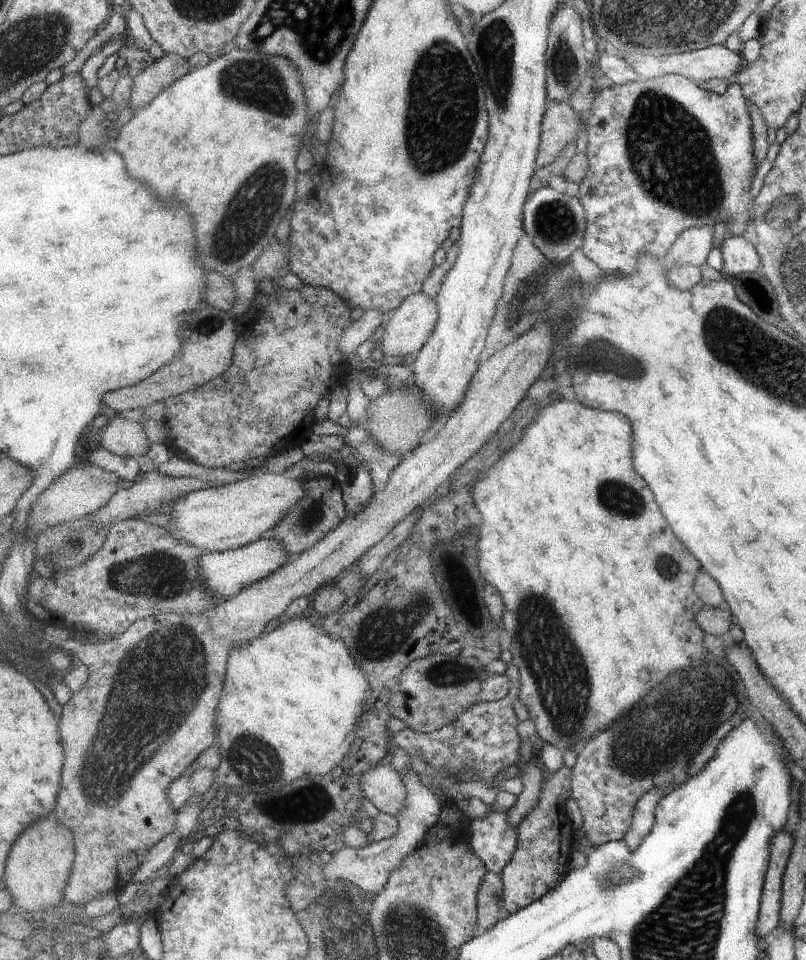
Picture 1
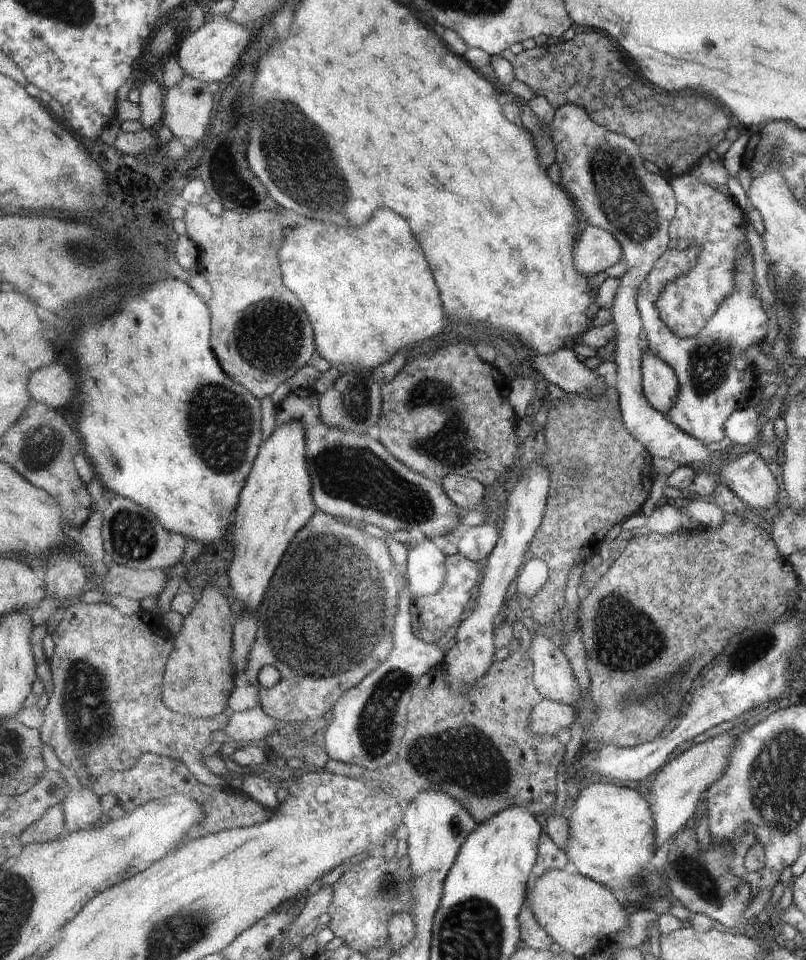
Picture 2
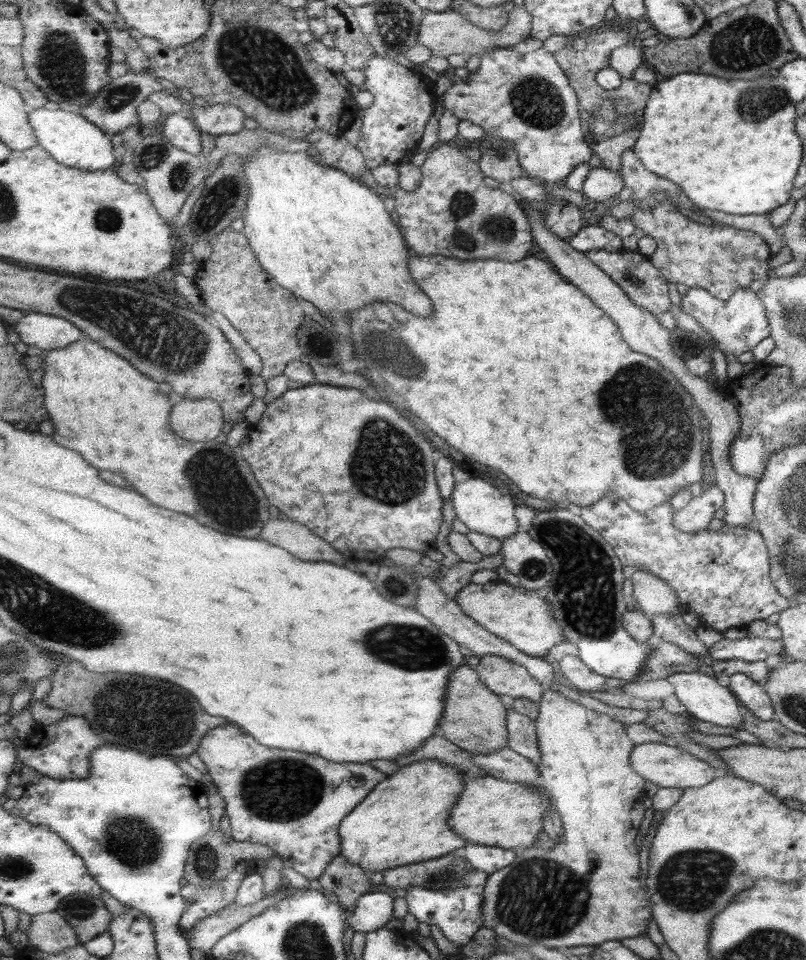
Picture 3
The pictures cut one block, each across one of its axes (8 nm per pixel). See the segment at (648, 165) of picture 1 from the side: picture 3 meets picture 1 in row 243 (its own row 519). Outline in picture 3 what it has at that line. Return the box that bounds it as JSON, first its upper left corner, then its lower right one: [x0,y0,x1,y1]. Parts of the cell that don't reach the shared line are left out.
[580,493,790,633]

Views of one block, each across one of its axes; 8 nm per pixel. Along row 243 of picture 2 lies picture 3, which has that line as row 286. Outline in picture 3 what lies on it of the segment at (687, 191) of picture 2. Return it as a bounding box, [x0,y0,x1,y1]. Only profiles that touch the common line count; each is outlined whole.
[611,198,773,300]

